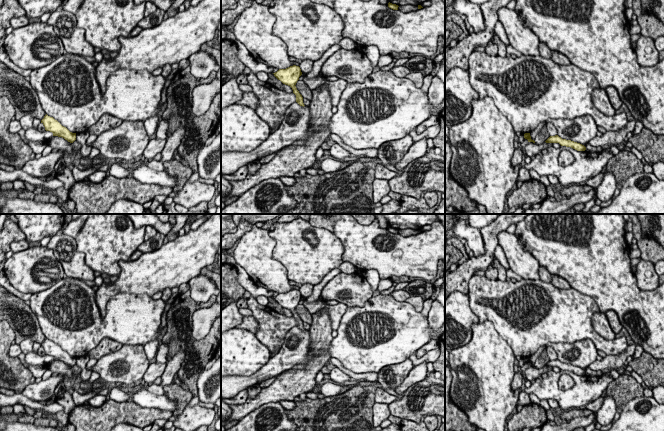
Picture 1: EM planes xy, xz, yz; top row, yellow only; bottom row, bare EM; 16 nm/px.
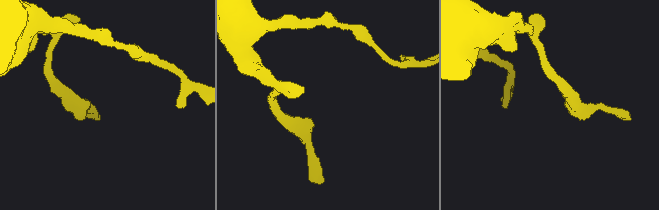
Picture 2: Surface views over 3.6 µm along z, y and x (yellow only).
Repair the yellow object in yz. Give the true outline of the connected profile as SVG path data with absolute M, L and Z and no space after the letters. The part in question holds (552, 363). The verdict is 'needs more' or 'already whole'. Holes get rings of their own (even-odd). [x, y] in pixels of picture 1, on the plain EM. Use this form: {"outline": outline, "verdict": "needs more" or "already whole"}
{"outline": "M558 359L550 360L545 366L546 367L559 367L561 370L571 371L577 375L586 374L586 371L584 369L571 365L571 364L562 363Z", "verdict": "already whole"}

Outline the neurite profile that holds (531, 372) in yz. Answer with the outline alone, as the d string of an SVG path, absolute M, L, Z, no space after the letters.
M528 366L528 368L525 371L526 379L529 381L532 381L533 379L536 379L539 377L540 371L536 367Z

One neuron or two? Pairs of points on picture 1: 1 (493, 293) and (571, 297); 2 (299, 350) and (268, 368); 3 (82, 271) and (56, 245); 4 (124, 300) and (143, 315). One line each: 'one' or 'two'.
1: one
2: one
3: one
4: one

